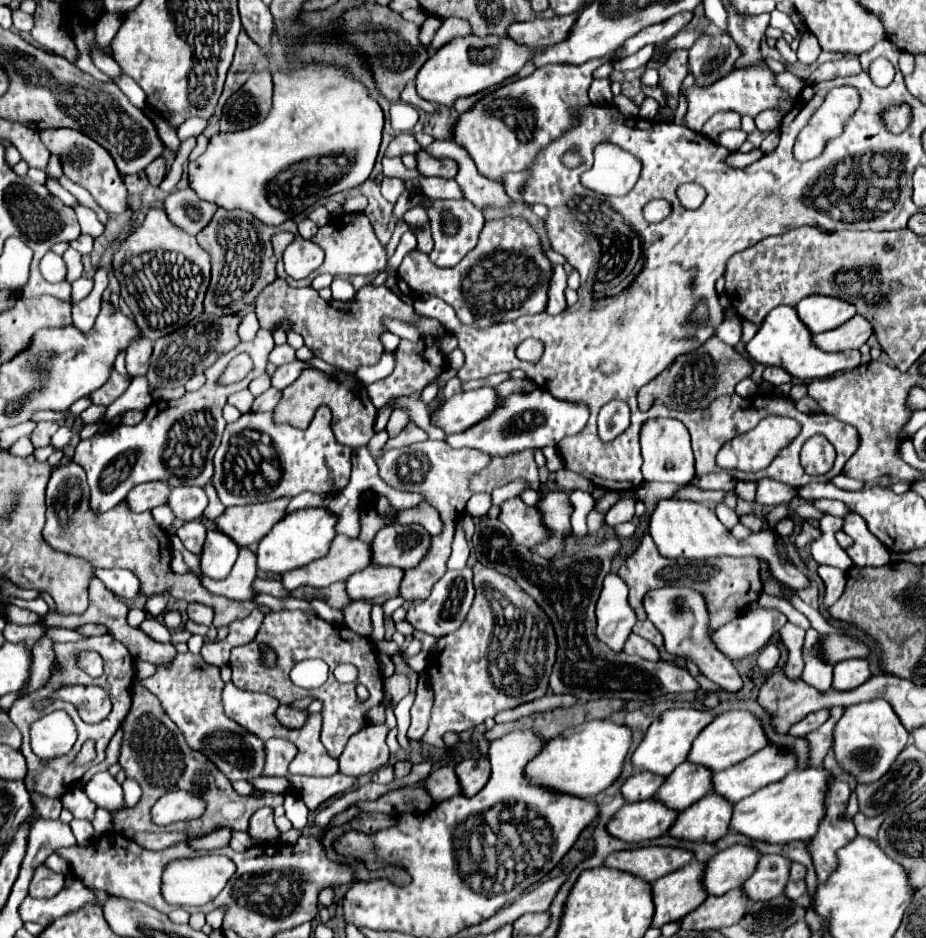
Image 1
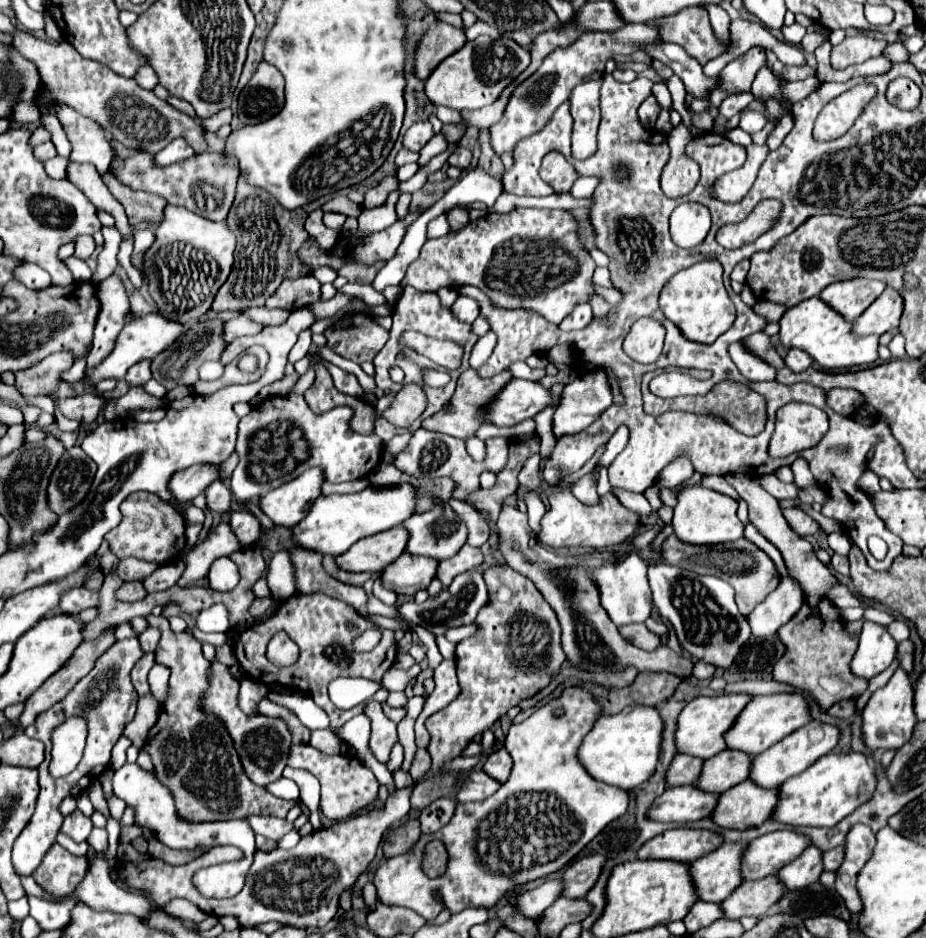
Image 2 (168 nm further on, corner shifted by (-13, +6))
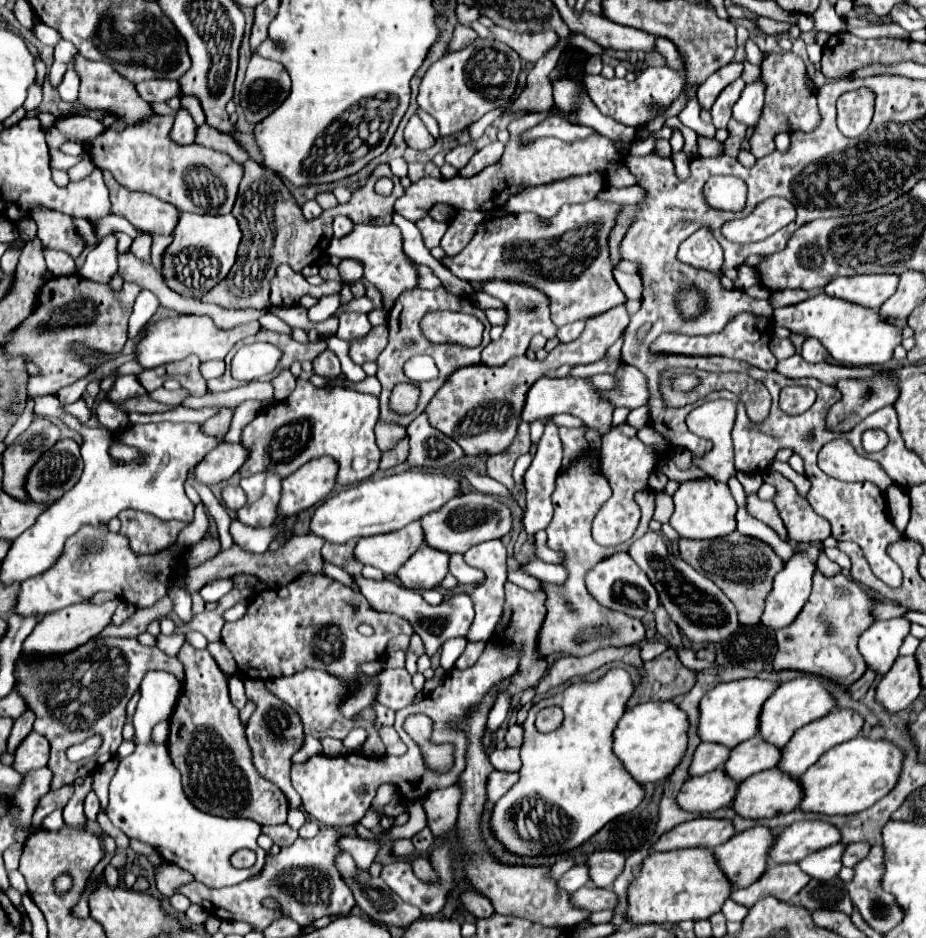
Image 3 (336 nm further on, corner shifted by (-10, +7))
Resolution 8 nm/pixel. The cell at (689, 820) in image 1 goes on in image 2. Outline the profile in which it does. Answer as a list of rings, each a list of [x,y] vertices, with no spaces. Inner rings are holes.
[[[747,779],[719,797],[719,803],[711,817],[723,829],[759,827],[771,819],[777,799],[777,789],[763,789]]]

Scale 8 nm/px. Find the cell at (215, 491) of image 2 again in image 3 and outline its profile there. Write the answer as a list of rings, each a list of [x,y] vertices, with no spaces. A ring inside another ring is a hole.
[[[226,486],[222,490],[222,500],[224,500],[226,508],[238,510],[246,502],[246,496],[244,496],[244,492],[242,492],[240,486]]]

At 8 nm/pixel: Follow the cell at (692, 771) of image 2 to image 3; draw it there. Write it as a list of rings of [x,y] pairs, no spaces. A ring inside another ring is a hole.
[[[700,744],[696,750],[694,750],[694,756],[692,756],[692,762],[690,762],[690,768],[688,768],[688,774],[690,776],[702,776],[702,774],[708,774],[716,768],[722,768],[724,766],[724,760],[728,758],[728,748],[722,748],[720,744]]]

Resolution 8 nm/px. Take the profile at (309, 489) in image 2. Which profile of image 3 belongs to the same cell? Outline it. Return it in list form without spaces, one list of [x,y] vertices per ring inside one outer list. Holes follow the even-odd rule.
[[[316,458],[282,480],[282,496],[278,514],[284,518],[296,516],[310,506],[322,502],[336,486],[336,464],[332,458]]]

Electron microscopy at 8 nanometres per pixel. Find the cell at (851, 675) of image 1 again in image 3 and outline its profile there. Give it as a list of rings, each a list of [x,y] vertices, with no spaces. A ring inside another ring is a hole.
[[[906,618],[876,620],[864,630],[858,642],[858,650],[866,666],[878,674],[886,674],[898,658],[898,648],[910,630]]]

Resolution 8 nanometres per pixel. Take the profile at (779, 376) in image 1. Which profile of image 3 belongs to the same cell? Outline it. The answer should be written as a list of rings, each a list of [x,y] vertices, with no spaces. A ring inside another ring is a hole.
[[[804,340],[802,344],[802,350],[800,350],[800,356],[806,360],[806,362],[822,362],[826,358],[826,352],[824,348],[820,348],[820,342],[818,340]]]

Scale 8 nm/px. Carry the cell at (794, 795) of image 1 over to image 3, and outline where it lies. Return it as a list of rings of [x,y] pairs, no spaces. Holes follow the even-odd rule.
[[[856,736],[854,740],[838,744],[822,754],[820,760],[798,778],[804,794],[798,810],[826,816],[848,816],[862,812],[894,788],[900,768],[902,752],[894,744]]]

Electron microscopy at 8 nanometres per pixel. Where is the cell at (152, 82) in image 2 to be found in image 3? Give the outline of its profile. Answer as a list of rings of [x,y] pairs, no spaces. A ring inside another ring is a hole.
[[[154,78],[154,80],[146,80],[146,82],[136,84],[136,90],[150,104],[154,104],[154,102],[166,102],[168,98],[178,96],[178,82],[176,80]]]

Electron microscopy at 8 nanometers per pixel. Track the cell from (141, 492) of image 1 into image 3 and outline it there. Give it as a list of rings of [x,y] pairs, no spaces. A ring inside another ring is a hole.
[[[220,444],[214,448],[200,464],[194,466],[194,480],[204,486],[214,486],[228,480],[246,460],[246,450],[242,444]]]

